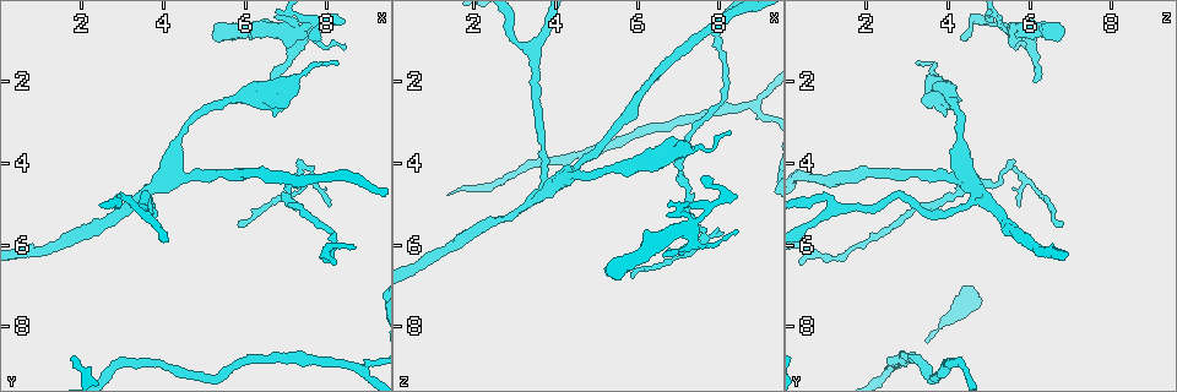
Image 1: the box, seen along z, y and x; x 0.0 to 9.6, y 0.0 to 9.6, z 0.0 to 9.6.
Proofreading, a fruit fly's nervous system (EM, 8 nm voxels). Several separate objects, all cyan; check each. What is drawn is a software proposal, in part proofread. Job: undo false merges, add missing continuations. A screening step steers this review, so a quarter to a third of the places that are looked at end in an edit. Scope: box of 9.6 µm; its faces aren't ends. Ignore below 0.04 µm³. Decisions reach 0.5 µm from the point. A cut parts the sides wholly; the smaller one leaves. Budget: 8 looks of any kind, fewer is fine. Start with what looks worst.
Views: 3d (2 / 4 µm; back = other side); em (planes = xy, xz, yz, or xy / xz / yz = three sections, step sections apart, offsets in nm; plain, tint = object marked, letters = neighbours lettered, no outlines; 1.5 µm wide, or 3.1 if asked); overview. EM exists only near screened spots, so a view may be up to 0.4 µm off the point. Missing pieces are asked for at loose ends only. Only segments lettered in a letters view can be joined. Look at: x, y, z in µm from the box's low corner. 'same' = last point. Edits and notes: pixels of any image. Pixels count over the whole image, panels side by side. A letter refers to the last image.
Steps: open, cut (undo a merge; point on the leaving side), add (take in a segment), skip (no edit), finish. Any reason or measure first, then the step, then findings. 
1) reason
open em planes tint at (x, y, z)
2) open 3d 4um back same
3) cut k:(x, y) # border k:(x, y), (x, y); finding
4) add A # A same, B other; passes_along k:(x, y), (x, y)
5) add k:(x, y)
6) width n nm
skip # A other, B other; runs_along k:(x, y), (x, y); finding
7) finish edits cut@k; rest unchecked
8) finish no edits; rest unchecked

two arms in line, one across
open 3d 2um at (3.50, 5.15, 1.50)

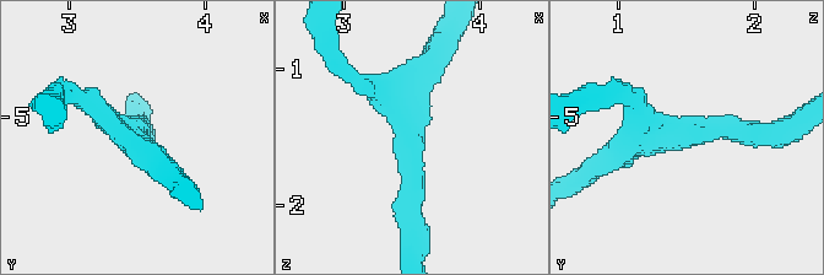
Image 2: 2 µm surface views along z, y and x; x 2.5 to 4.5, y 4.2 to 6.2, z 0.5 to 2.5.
arms 3; need the tissue
open em xy step 4 tint at (3.48, 5.10, 1.48)

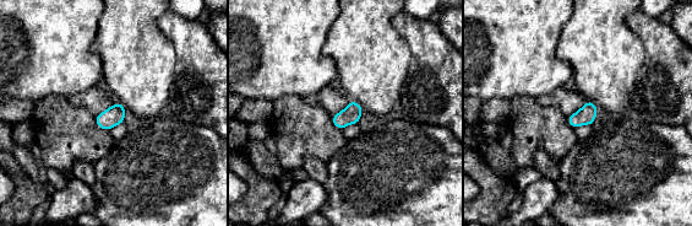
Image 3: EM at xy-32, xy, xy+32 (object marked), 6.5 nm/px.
open em planes letters same

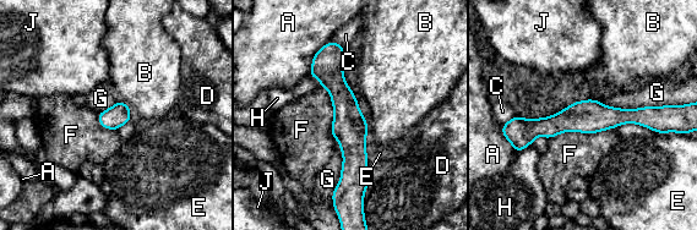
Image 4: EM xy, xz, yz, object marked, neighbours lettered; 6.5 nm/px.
width 150 nm
skip # A other, B other, C other, D other, E other, F other, G other, H other, J other; all the same cell

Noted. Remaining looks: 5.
three-way junction
open 3d 4um at (8.85, 9.00, 2.60)

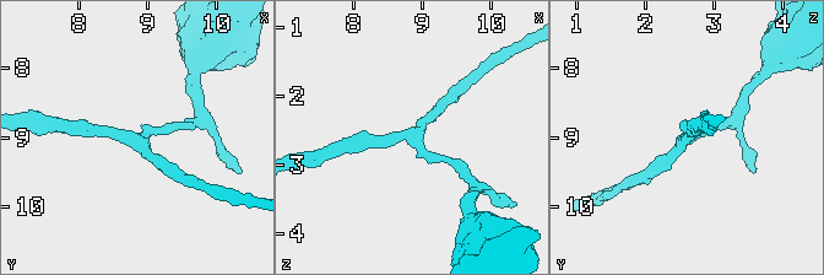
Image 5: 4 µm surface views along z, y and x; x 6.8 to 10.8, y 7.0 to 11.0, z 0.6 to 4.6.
arms 3; shape alone is not enough
open em xy step 4 letters at (8.85, 9.05, 2.55)

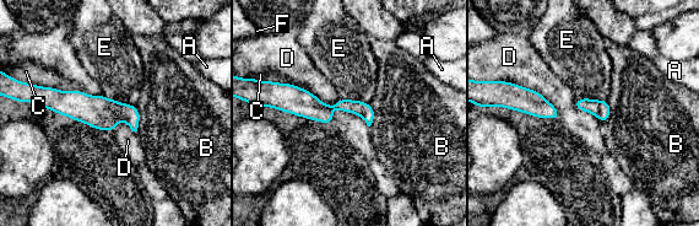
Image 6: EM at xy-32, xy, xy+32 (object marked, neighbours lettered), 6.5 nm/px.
width 100 nm
skip # A other, B other, C other, D other, E other, F other; border 6:(510, 81), (538, 91), (559, 114); continuous, no second cell

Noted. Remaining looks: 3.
branch stops here
open em xy step 4 letters at (5.85, 5.50, 6.85)

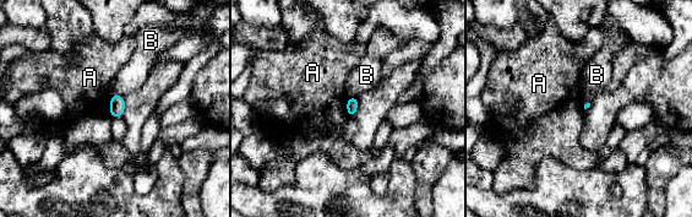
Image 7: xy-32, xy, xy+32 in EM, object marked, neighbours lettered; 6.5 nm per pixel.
longest_contact A 140 nm
skip # A other, B other; no lettered segment goes on from it

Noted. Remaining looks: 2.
finish no edits; rest unchecked

